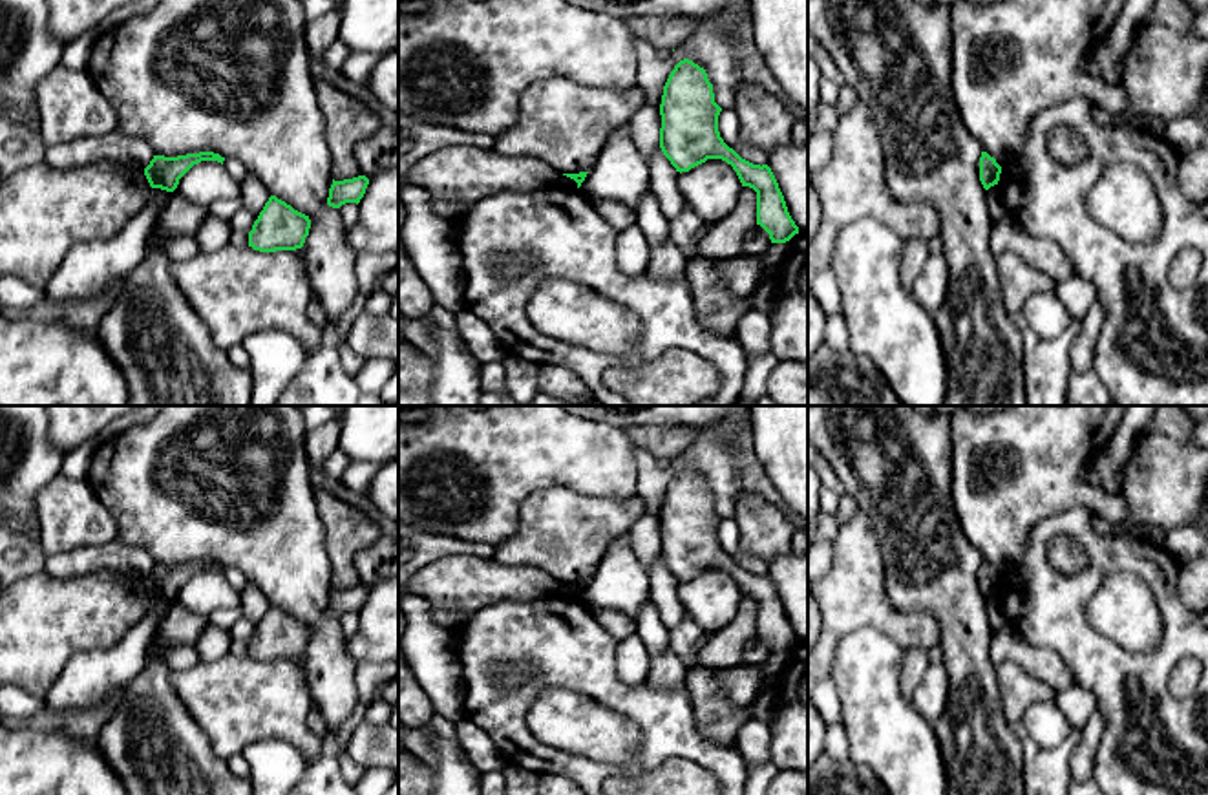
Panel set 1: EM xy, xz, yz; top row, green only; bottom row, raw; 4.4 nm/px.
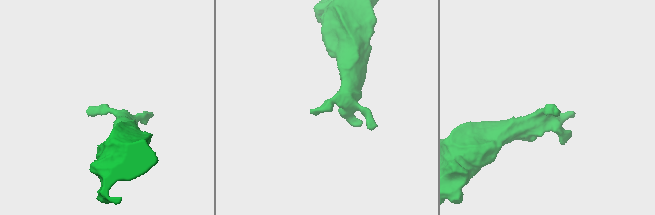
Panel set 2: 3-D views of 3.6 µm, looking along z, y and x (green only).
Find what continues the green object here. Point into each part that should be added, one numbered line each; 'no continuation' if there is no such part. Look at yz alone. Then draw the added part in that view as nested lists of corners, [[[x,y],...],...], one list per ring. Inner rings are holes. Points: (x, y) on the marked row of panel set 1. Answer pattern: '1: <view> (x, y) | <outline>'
no continuation

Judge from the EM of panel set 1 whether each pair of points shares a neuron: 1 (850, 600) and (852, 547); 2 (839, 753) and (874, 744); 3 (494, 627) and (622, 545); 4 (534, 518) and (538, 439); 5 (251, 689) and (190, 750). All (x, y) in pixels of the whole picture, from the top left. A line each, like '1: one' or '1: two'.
1: one
2: two
3: two
4: two
5: two

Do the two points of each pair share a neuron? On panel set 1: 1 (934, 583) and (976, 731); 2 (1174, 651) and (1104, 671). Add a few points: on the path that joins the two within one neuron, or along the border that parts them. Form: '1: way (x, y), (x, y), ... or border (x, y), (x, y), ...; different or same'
1: way (962, 620), (974, 695); same
2: way (1157, 664), (1152, 669), (1121, 671); same

